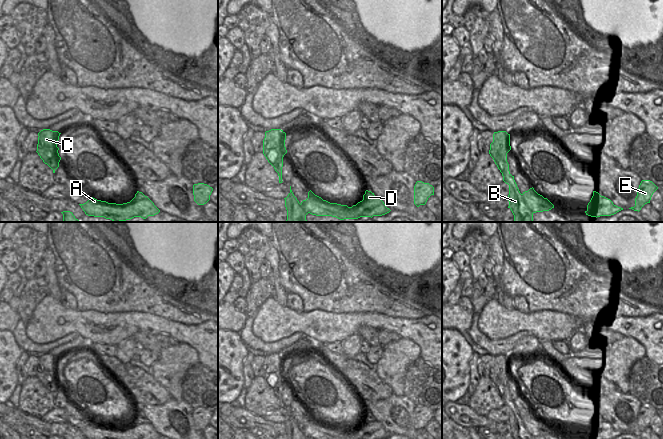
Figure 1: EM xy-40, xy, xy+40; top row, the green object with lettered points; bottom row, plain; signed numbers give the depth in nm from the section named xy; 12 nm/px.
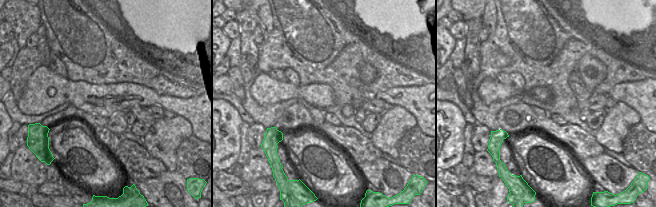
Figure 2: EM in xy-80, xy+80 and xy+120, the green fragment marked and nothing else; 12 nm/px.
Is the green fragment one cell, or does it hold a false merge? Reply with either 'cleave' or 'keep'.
cleave

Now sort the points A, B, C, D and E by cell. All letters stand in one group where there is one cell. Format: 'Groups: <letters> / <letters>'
Groups: A D E / B C.

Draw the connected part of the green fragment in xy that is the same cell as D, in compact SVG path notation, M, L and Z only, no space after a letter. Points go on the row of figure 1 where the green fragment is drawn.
M311 190L308 198L301 202L302 208L308 214L316 216L332 216L340 220L358 219L360 217L382 216L391 210L386 207L382 199L378 198L371 191L366 190L363 200L352 207L337 203L330 203L315 195Z

